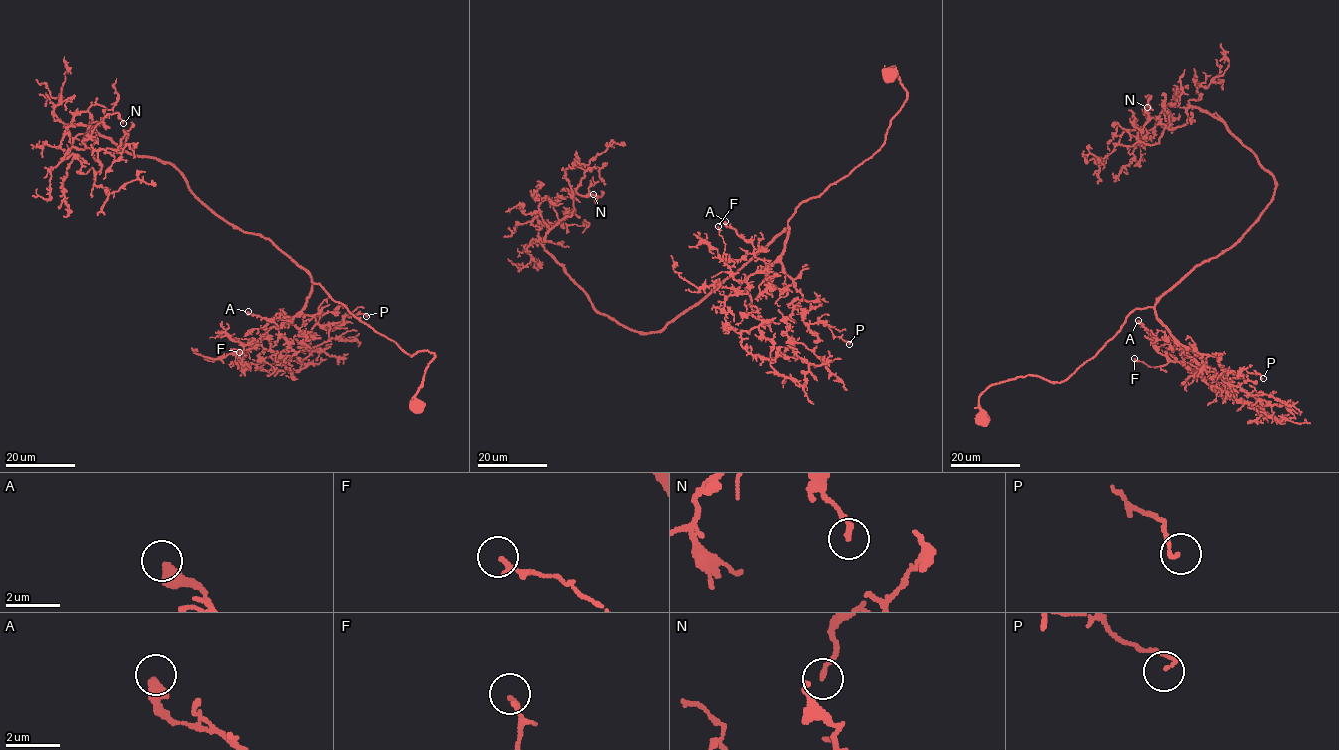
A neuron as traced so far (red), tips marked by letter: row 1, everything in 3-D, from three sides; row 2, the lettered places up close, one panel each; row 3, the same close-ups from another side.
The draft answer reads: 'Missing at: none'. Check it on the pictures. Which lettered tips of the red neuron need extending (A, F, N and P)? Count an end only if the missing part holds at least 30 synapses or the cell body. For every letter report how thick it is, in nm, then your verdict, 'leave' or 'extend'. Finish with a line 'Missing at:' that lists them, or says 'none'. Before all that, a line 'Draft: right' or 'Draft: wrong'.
Draft: right
A: calibre 440 nm; leave
F: calibre 110 nm; leave
N: calibre 170 nm; leave
P: calibre 130 nm; leave
Missing at: none

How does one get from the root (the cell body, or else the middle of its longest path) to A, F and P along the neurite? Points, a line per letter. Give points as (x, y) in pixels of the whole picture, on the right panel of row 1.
A: (982, 421), (979, 396), (990, 386), (1032, 374), (1066, 380), (1135, 309), (1152, 307), (1180, 345), (1138, 320)
F: (982, 421), (990, 386), (1066, 380), (1135, 309), (1152, 307), (1192, 358), (1134, 358)
P: (982, 421), (990, 386), (1066, 380), (1135, 309), (1152, 307), (1180, 343), (1229, 372), (1263, 378)

